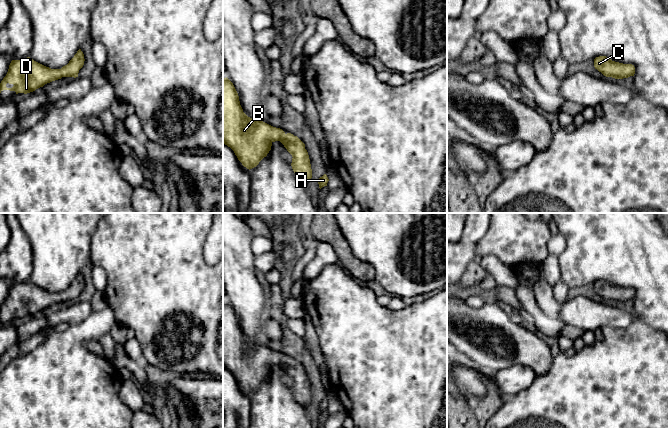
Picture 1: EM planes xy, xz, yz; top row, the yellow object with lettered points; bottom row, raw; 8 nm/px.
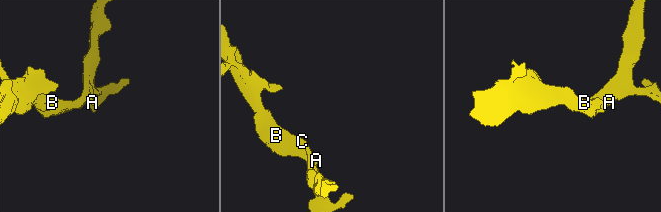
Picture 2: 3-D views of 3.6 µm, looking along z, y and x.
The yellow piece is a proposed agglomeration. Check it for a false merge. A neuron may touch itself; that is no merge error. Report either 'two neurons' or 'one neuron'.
one neuron

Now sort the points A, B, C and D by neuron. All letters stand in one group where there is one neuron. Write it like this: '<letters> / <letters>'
A B C D

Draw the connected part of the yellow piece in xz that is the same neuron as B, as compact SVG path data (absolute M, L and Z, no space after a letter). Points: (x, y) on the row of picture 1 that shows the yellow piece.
M226 77L223 78L223 144L230 147L238 160L247 169L256 167L271 150L272 143L280 141L292 155L292 169L295 175L306 184L312 178L310 159L305 144L291 133L273 127L260 119L248 117L240 105L238 93L233 83Z

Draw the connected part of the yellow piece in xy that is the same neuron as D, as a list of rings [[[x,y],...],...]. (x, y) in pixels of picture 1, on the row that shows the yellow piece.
[[[81,49],[61,69],[51,69],[30,57],[12,60],[6,76],[0,83],[0,93],[3,90],[10,90],[15,91],[16,94],[27,94],[62,77],[76,78],[84,65],[84,61],[84,54]]]

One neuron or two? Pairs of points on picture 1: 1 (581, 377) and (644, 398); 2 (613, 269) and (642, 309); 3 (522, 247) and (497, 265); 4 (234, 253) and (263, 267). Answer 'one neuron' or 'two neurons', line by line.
1: one neuron
2: one neuron
3: two neurons
4: two neurons

